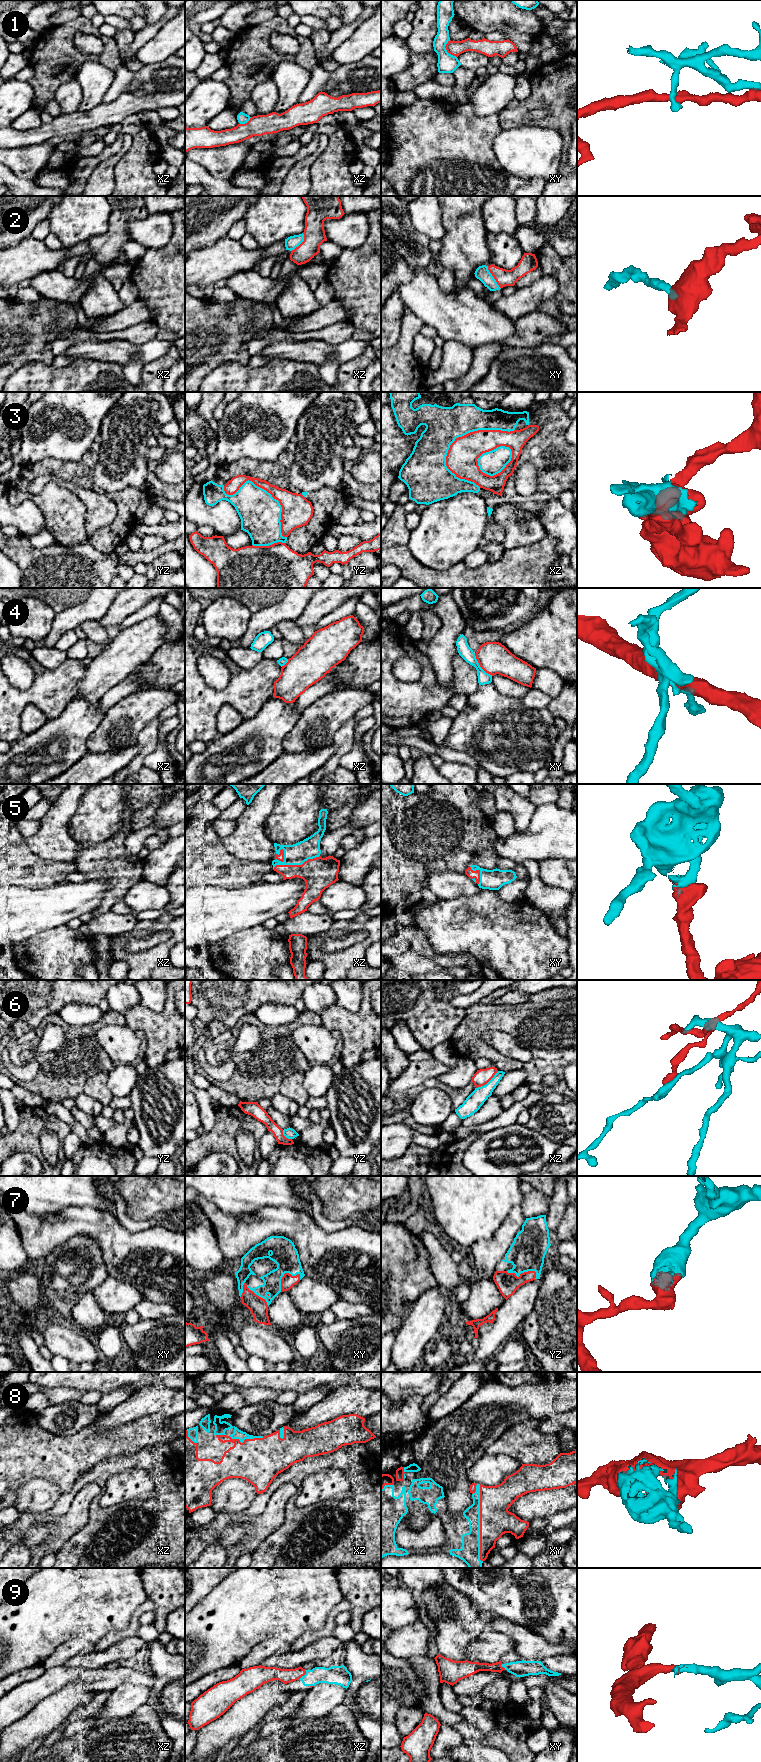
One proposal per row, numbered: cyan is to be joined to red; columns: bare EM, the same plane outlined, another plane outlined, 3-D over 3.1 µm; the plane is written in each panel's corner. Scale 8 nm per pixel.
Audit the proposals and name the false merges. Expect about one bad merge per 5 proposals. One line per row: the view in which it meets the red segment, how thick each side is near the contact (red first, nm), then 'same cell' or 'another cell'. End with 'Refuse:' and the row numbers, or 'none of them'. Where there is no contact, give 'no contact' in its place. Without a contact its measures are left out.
1: meets red in xy; 120 nm thick on the red side, 160 nm on the other; another cell
2: meets red in xy; 140 nm thick on the red side, 120 nm on the other; same cell
3: meets red in xz; 240 nm thick on the red side, 280 nm on the other; another cell
4: meets red in xy; 260 nm thick on the red side, 100 nm on the other; another cell
5: meets red in xz; 260 nm thick on the red side, 170 nm on the other; same cell
6: meets red in xz; 120 nm thick on the red side, 140 nm on the other; another cell
7: meets red in xy; 110 nm thick on the red side, 200 nm on the other; same cell
8: meets red in xy; 260 nm thick on the red side, 160 nm on the other; same cell
9: meets red in xz; 110 nm thick on the red side, 140 nm on the other; same cell
Refuse: 1, 3, 4, 6

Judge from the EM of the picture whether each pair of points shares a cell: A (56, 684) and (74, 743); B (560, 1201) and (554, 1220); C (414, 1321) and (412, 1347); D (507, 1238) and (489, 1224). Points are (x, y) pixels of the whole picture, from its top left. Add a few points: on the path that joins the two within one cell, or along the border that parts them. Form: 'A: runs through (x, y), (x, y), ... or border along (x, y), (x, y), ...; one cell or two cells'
A: border along (76, 696), (58, 715), (47, 719); two cells
B: runs through (558, 1206), (555, 1215); one cell
C: runs through (414, 1327), (412, 1341); one cell
D: border along (510, 1210), (490, 1238), (479, 1239), (476, 1242); two cells

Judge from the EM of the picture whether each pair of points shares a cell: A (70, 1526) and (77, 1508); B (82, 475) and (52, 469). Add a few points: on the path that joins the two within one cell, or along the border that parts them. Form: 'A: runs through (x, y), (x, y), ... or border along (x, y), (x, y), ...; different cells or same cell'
A: runs through (72, 1522), (77, 1517), (77, 1512); same cell
B: runs through (75, 471), (59, 469); same cell

